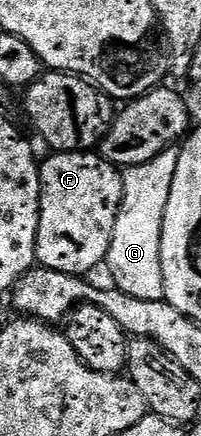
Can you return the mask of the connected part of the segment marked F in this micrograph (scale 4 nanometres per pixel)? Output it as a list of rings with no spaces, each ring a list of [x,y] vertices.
[[[73,150],[67,154],[54,152],[49,155],[47,162],[43,161],[40,166],[40,224],[38,225],[38,239],[36,240],[36,262],[39,267],[65,274],[89,275],[89,270],[94,270],[98,265],[106,262],[106,257],[112,244],[112,232],[116,232],[116,216],[120,212],[122,203],[122,170],[106,162],[98,152],[85,150]]]

